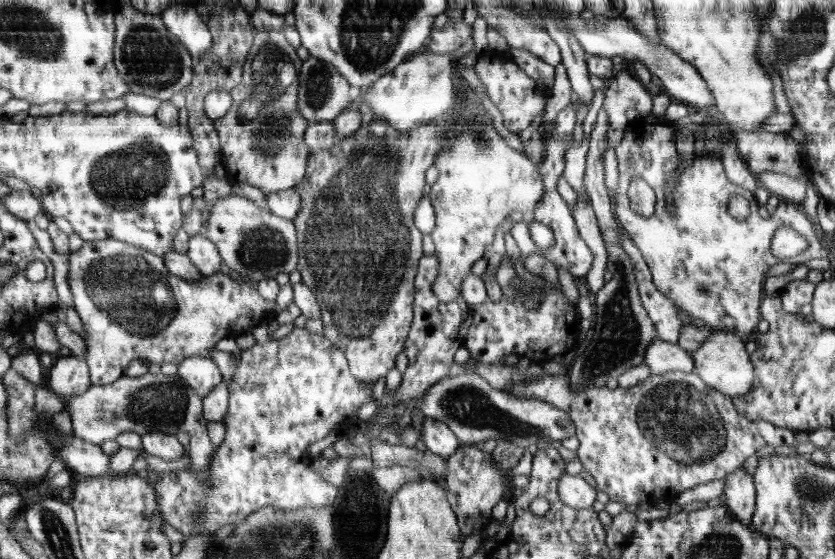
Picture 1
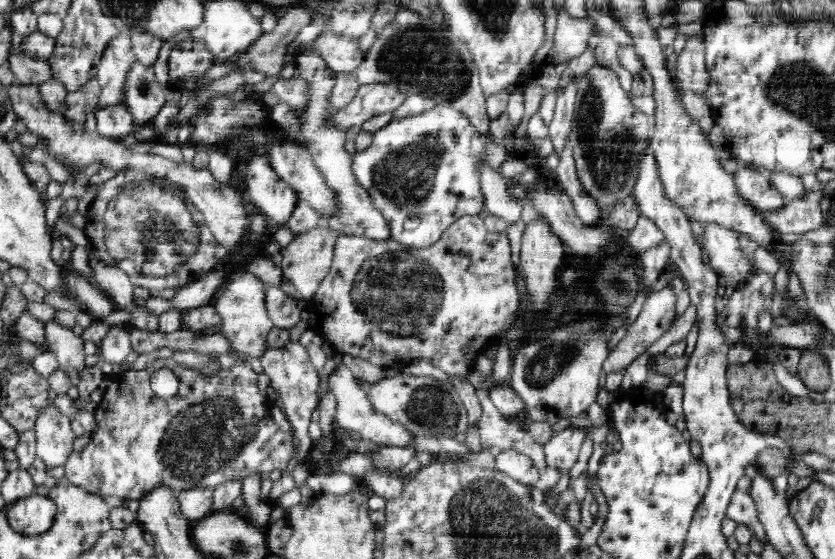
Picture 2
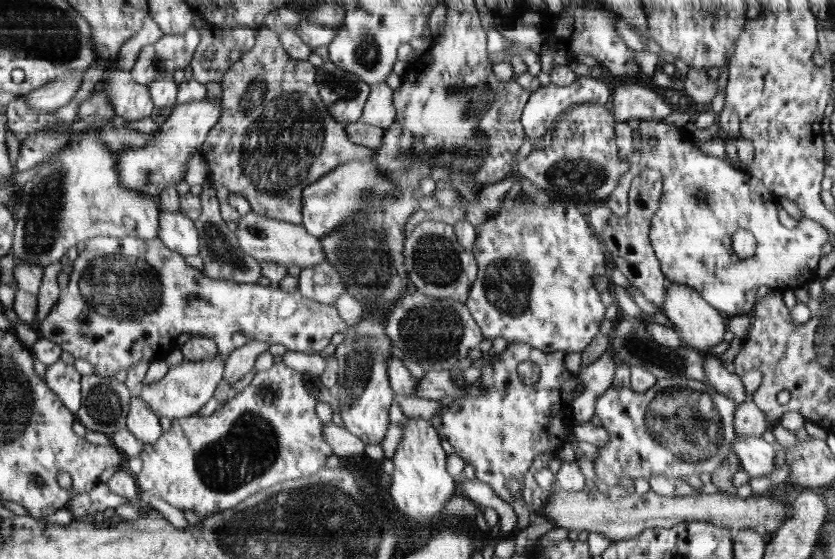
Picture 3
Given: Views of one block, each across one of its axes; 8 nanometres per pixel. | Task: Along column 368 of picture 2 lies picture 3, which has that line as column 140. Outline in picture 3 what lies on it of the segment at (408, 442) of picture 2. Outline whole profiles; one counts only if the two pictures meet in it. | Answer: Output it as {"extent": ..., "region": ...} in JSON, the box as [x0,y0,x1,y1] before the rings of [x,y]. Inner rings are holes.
{"extent":[127,396,162,443],"region":[[[142,396],[131,398],[127,412],[127,429],[145,443],[156,442],[162,435],[160,417],[143,401]]]}

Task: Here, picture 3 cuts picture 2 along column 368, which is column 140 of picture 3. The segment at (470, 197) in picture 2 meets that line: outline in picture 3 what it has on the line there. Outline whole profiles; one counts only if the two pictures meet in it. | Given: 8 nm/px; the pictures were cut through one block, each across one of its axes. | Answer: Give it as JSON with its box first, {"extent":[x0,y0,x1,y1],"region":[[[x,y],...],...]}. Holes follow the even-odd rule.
{"extent":[119,98,221,204],"region":[[[203,98],[202,100],[190,102],[188,104],[176,105],[169,118],[160,126],[158,132],[148,135],[148,144],[144,148],[128,148],[128,150],[120,150],[119,152],[119,168],[120,178],[123,180],[124,189],[138,191],[144,193],[148,197],[156,200],[156,204],[161,201],[161,193],[168,185],[177,187],[185,181],[188,171],[188,161],[196,152],[200,151],[202,144],[207,140],[208,132],[218,122],[221,115],[221,100],[213,98]]]}

